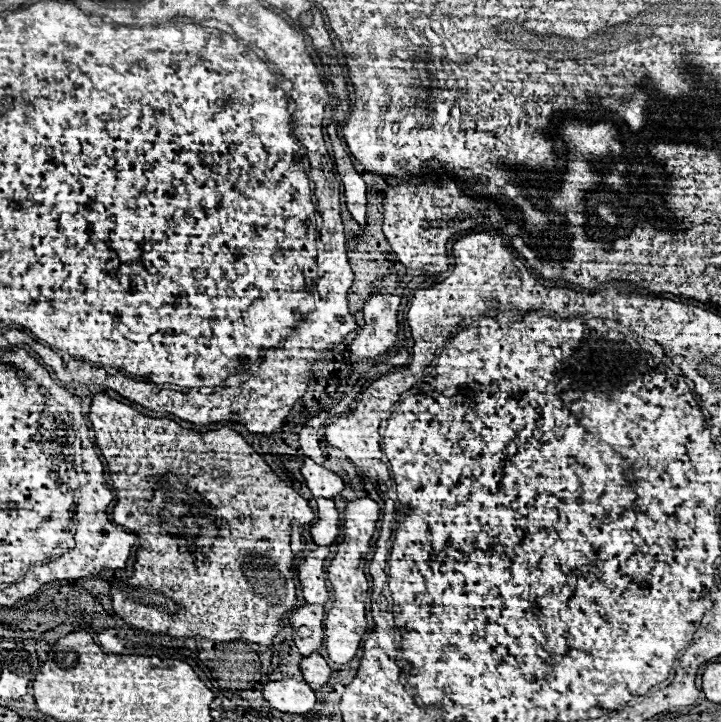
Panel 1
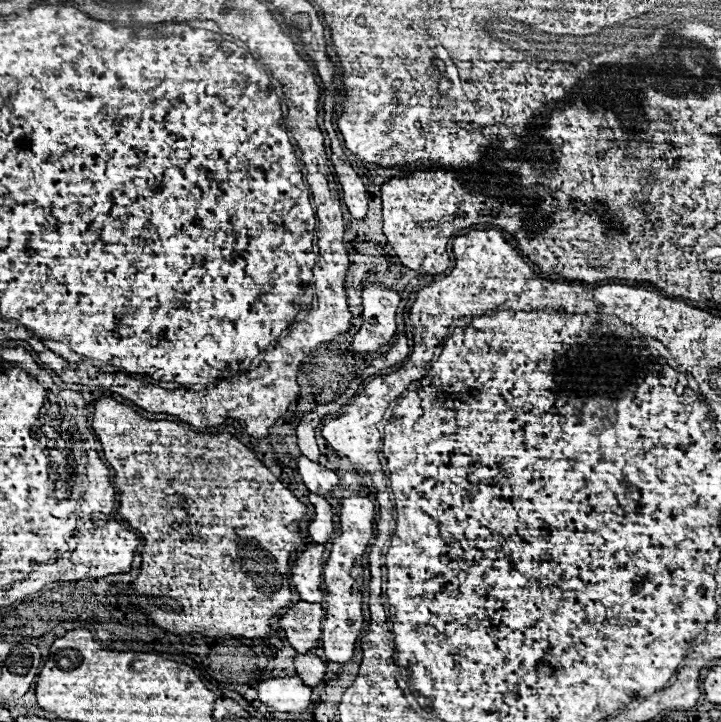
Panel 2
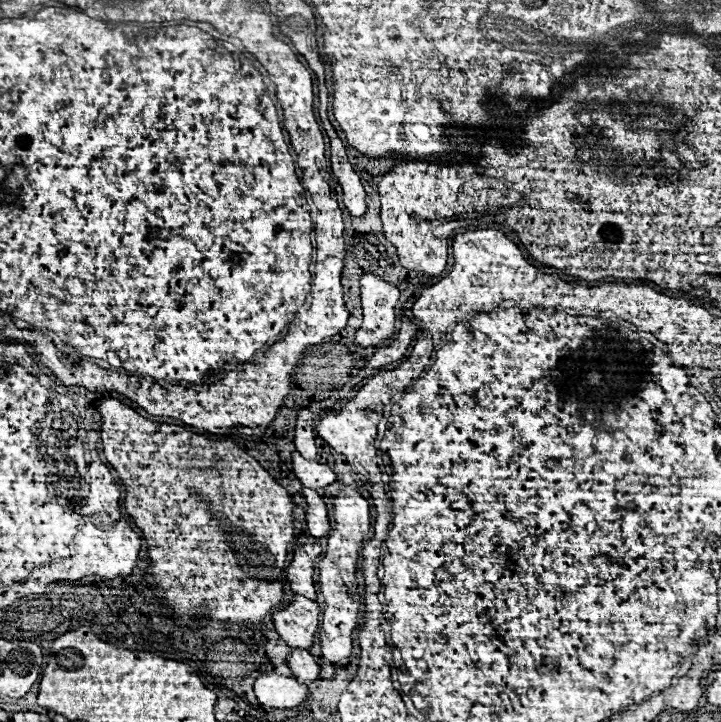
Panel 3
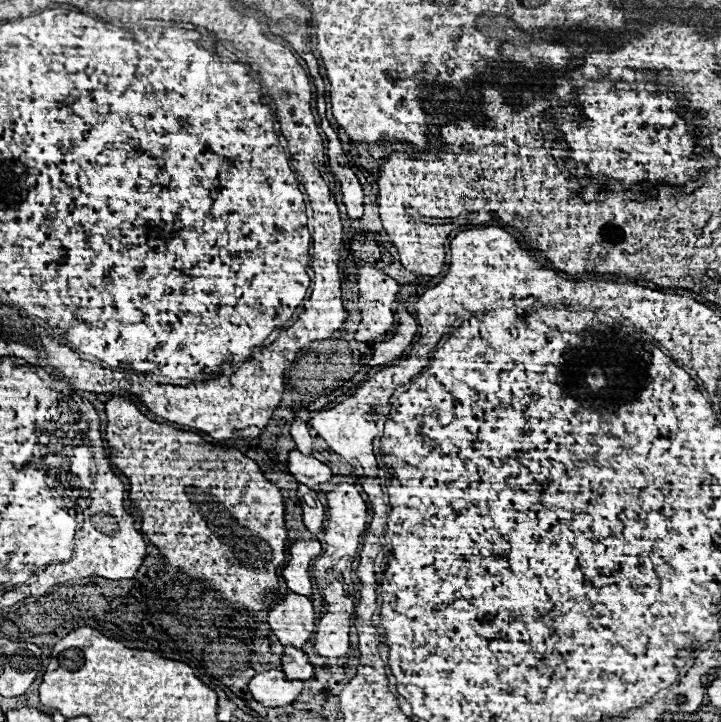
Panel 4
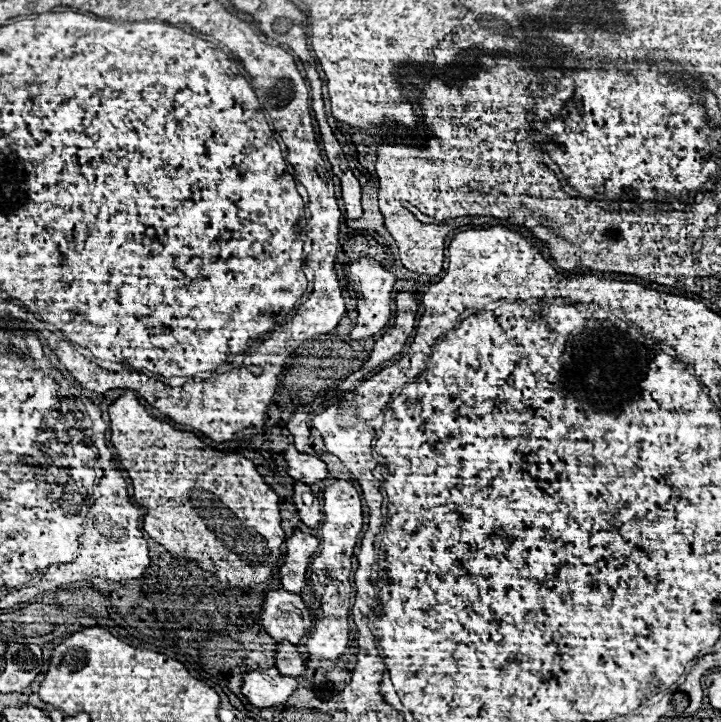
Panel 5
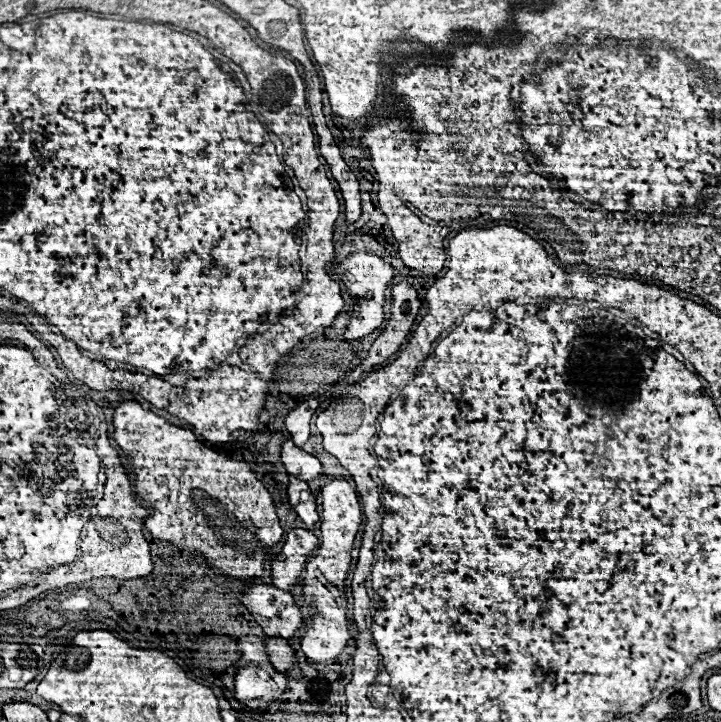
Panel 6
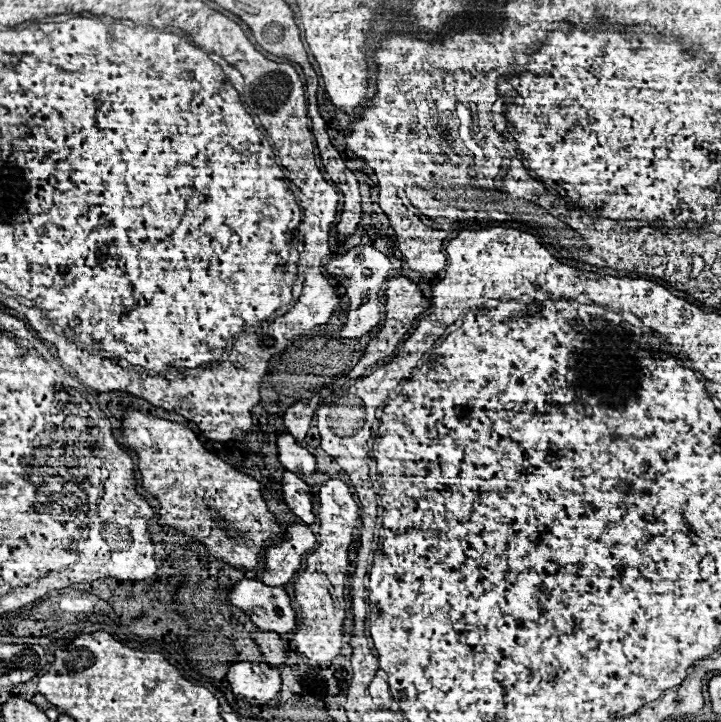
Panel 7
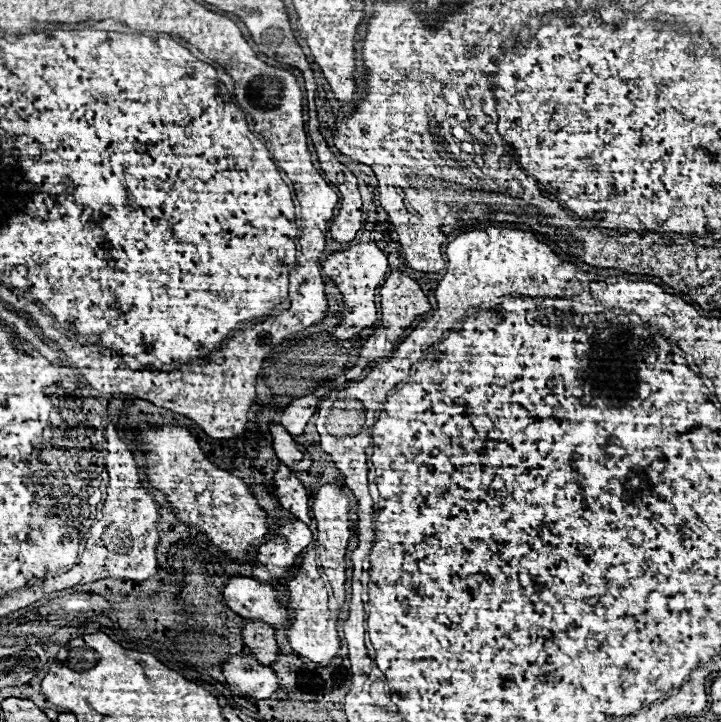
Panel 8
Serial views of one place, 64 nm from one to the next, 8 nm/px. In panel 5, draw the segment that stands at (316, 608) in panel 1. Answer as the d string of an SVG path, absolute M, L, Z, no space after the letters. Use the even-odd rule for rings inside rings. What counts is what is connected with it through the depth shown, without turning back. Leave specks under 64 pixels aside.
M264 590L260 618L274 640L298 644L310 630L310 614L298 594L286 590Z

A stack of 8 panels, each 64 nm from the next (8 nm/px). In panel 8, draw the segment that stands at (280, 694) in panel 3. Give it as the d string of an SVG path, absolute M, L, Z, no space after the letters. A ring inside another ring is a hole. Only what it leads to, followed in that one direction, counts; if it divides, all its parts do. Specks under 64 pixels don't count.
M234 654L222 664L222 672L230 691L250 700L266 700L278 690L272 668L258 664L254 656Z

